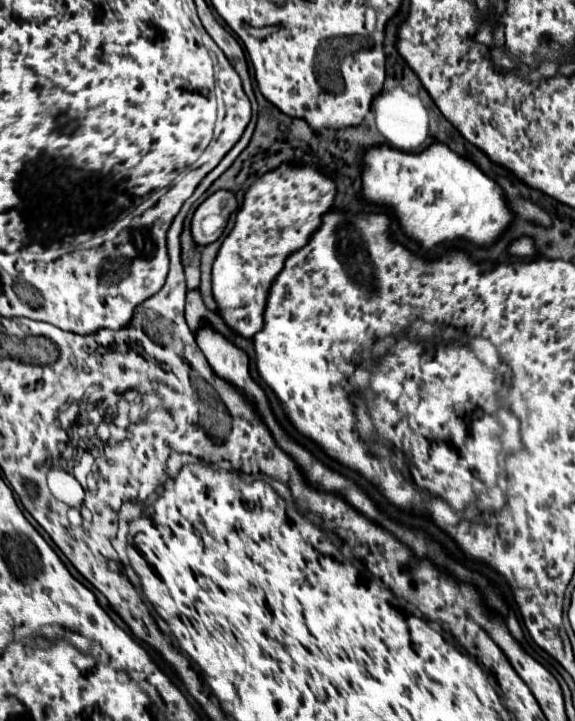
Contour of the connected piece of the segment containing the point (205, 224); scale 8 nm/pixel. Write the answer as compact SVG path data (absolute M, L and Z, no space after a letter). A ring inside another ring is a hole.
M220 190L216 194L212 194L210 198L206 198L198 210L194 212L192 218L192 238L198 246L208 246L212 242L216 242L226 224L230 214L236 210L236 198L232 192L228 190Z

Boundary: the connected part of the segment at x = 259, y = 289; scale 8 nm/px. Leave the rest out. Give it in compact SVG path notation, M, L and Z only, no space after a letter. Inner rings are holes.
M284 164L272 172L266 172L250 186L244 196L244 204L236 216L234 230L222 242L212 268L212 296L218 304L218 314L234 334L240 334L242 338L252 338L256 332L262 330L264 306L272 280L284 268L286 256L308 244L310 236L322 222L322 214L332 208L334 198L336 182L316 170L316 166L312 164Z

